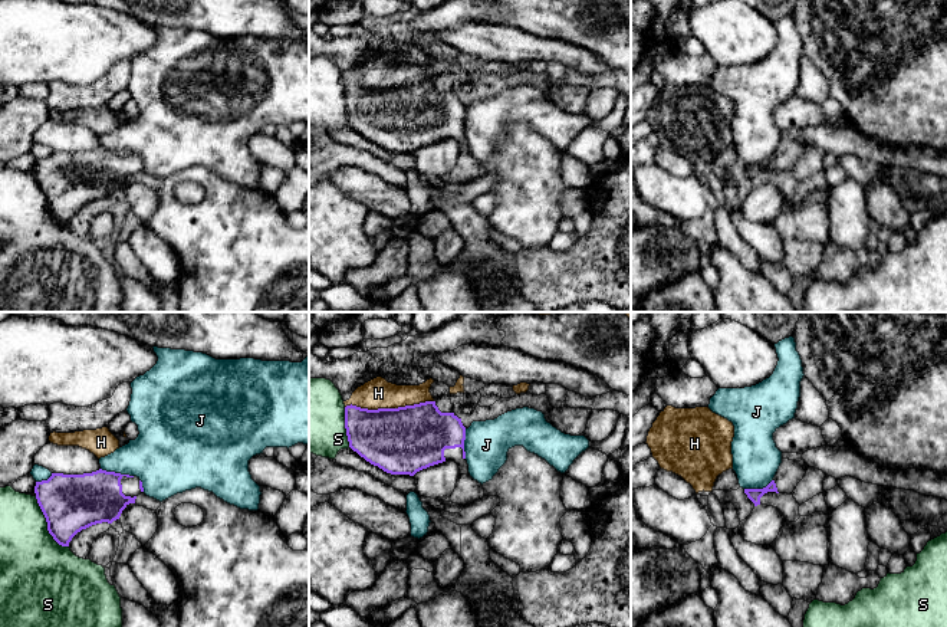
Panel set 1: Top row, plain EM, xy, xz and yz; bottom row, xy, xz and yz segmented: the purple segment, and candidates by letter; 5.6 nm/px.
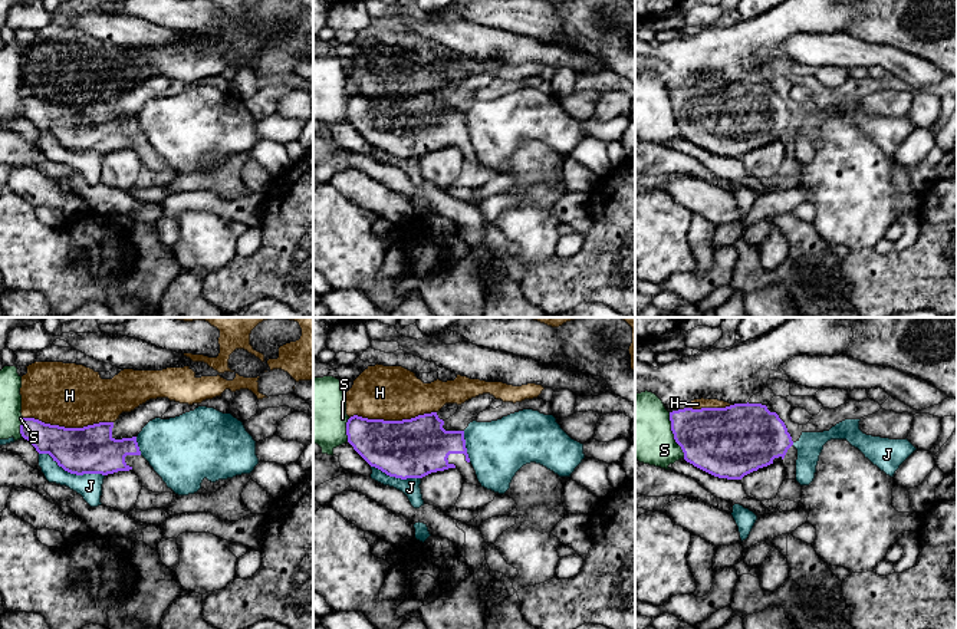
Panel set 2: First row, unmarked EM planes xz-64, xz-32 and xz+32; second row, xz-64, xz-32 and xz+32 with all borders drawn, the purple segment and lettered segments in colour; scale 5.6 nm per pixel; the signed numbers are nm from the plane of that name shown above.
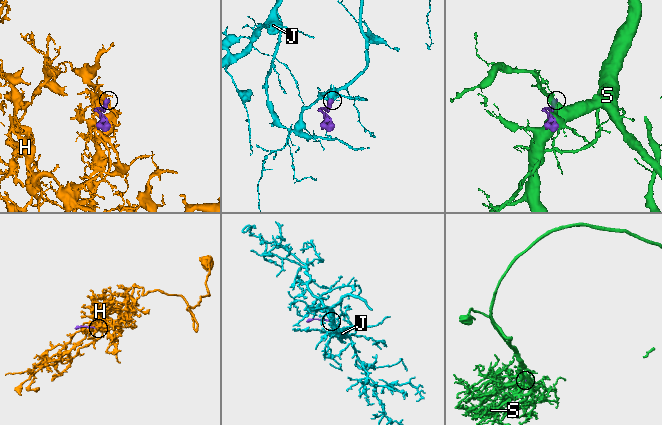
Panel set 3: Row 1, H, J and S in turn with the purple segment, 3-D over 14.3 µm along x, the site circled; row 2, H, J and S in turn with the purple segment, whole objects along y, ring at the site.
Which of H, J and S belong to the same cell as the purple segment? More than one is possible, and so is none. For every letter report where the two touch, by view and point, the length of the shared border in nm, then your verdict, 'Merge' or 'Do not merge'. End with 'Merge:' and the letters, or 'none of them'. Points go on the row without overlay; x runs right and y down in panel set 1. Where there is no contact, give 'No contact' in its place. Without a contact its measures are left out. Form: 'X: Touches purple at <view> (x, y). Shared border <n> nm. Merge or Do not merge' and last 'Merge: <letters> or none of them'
H: Touches purple at xz (388, 87). Shared border 500 nm. Do not merge
J: Touches purple at xy (117, 151). Shared border 190 nm. Do not merge
S: Touches purple at xy (48, 203). Shared border 340 nm. Do not merge
Merge: none of them

